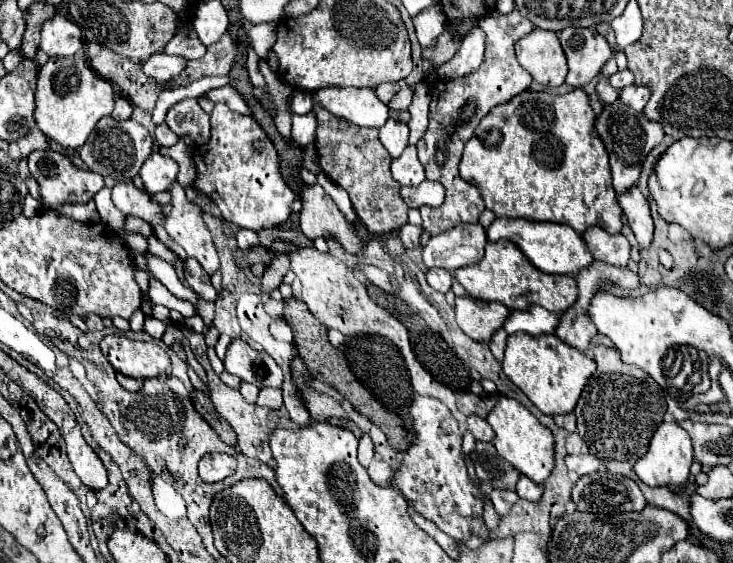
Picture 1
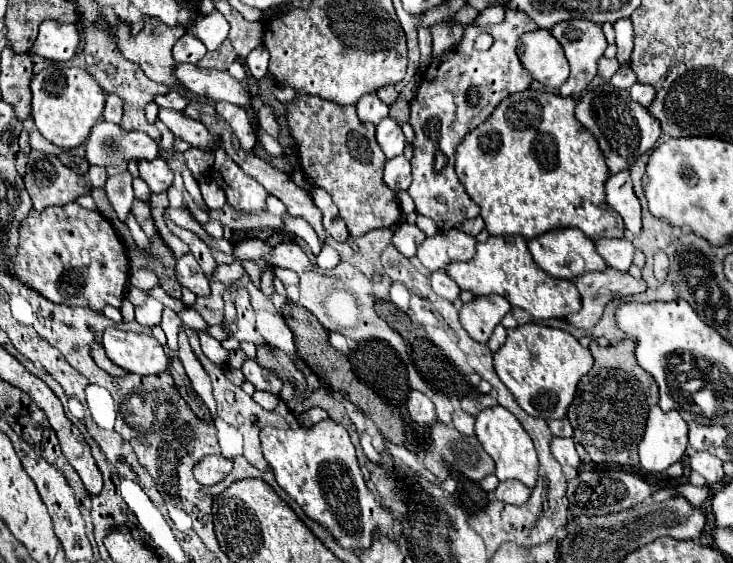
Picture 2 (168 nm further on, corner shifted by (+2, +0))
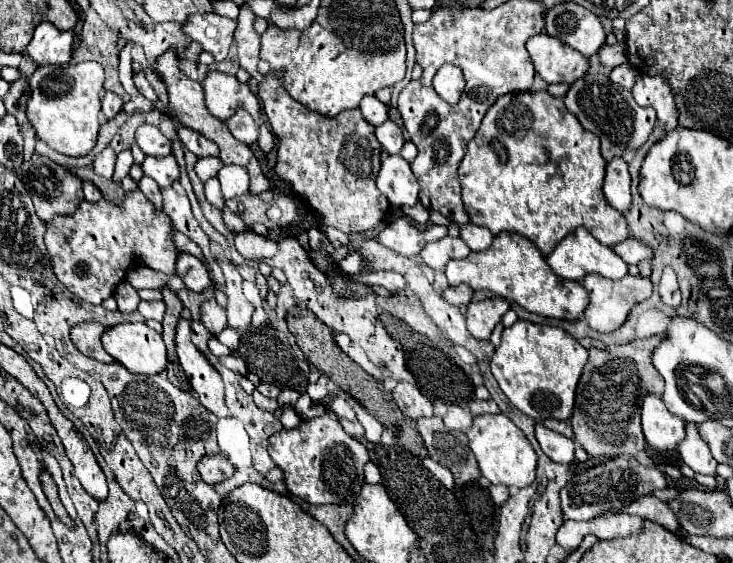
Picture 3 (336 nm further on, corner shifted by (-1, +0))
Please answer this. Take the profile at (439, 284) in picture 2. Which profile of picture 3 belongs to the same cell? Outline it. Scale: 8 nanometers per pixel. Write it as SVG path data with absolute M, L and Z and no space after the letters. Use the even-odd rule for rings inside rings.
M459 284L459 286L449 286L449 288L443 290L443 298L445 298L449 304L455 304L455 306L459 306L459 304L469 304L469 302L471 302L471 296L473 296L473 290L471 290L469 286L463 286L463 284Z

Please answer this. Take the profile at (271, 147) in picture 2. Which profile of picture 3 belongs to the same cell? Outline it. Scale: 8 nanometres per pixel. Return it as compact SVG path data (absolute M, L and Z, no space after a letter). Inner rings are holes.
M209 70L203 78L203 92L207 108L219 120L227 120L239 106L243 106L253 118L261 116L261 106L257 96L247 84L241 84L235 76Z

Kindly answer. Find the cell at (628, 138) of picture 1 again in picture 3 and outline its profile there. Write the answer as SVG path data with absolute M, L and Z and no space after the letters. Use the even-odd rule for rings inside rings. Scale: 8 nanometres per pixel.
M587 74L583 78L579 78L577 82L571 84L571 90L565 96L565 106L567 110L571 110L577 120L595 136L599 136L601 140L601 156L605 158L605 162L611 162L613 158L623 156L625 152L635 152L639 150L649 134L655 128L657 116L655 110L651 108L641 108L635 100L633 94L625 88L621 88L619 84L613 84L607 76L603 74Z

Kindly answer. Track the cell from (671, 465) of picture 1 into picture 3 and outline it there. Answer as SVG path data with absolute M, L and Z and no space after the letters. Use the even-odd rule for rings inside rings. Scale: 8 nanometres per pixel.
M649 394L641 406L643 434L653 452L673 452L685 438L685 422L671 414L659 396Z

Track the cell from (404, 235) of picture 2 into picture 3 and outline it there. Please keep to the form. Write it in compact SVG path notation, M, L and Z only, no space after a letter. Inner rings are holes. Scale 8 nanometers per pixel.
M397 218L383 232L379 232L377 240L401 256L417 256L425 244L437 241L447 234L448 230L444 226L421 228L411 224L407 218Z

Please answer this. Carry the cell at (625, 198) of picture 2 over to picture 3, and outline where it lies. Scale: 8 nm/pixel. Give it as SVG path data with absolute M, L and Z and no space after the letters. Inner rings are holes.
M615 158L615 162L605 168L603 194L609 206L615 206L619 212L627 212L631 208L631 176L627 170L627 162L623 158Z

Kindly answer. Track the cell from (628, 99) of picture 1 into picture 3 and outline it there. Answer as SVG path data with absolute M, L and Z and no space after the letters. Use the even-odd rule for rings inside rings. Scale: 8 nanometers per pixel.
M637 74L637 82L633 86L633 98L639 106L651 106L657 112L657 120L663 122L665 130L673 130L675 126L675 104L671 102L671 88L667 82L651 76Z

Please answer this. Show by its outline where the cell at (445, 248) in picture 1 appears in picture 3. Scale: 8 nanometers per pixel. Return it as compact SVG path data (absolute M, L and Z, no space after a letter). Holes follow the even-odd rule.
M445 236L437 242L431 242L427 244L423 250L421 250L421 258L427 266L431 266L433 270L443 270L445 264L451 260L451 258L457 258L457 260L463 260L467 258L471 252L471 248L461 240L461 238L451 238L451 236Z

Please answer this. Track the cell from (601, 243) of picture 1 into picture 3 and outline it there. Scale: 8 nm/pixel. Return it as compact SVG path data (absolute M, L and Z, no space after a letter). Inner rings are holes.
M623 240L615 246L611 246L615 254L619 254L623 258L625 264L637 264L641 260L649 260L651 258L651 250L647 250L647 246L641 246L637 240Z

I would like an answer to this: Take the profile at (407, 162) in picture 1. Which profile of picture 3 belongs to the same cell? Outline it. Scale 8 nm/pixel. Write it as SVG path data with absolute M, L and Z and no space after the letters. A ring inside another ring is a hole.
M399 154L387 156L383 160L377 176L377 188L387 196L393 206L411 206L417 202L417 180L411 172L409 162L403 160Z

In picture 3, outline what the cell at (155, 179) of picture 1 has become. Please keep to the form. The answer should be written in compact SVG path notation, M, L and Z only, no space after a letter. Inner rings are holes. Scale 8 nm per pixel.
M145 156L143 164L141 164L145 176L153 178L159 188L167 188L171 186L175 180L179 180L179 166L175 162L175 156L163 156L163 158L155 158L155 156Z

